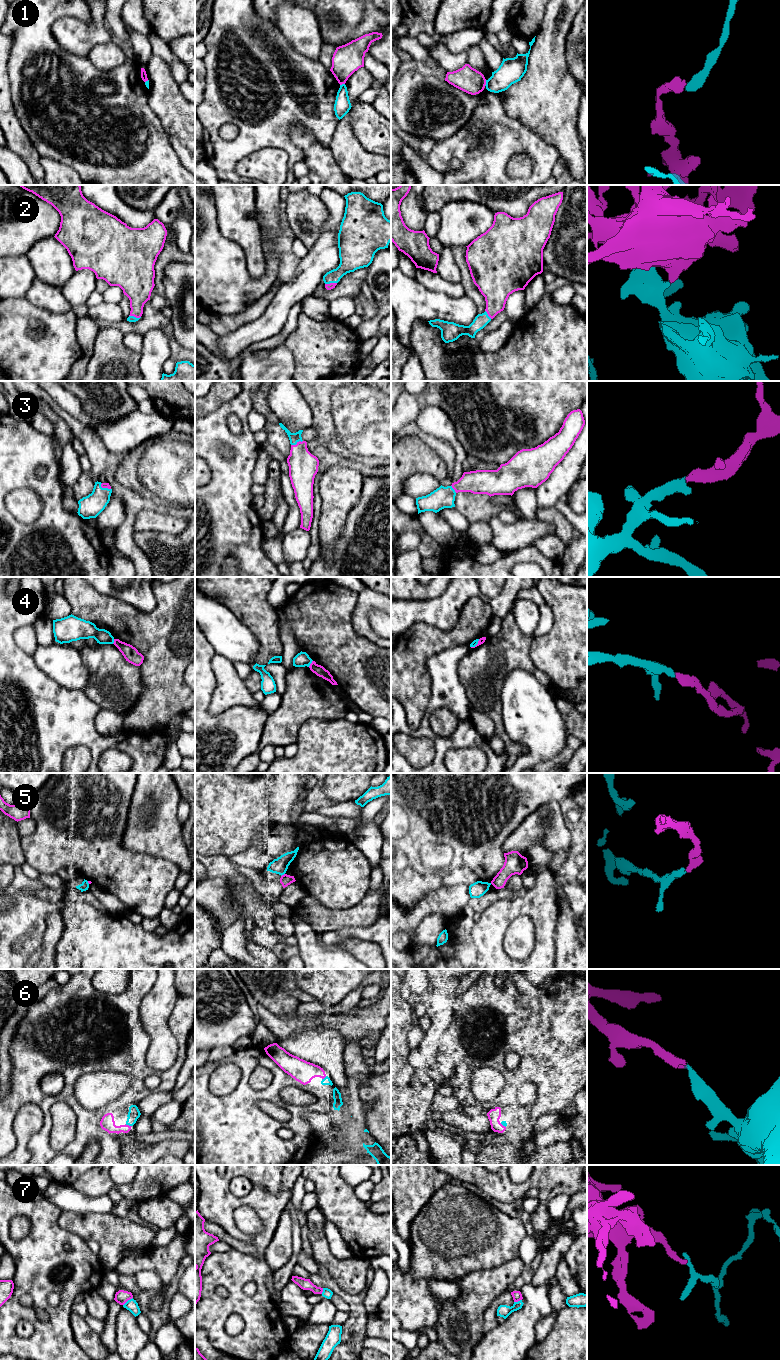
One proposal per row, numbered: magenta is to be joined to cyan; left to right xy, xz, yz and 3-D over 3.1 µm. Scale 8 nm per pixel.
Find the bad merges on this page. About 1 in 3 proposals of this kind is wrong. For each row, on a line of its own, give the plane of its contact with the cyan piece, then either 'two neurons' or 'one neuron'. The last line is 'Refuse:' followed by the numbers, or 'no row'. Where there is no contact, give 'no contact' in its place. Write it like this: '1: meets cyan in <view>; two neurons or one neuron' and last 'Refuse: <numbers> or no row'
1: meets cyan in yz; two neurons
2: meets cyan in xz; one neuron
3: meets cyan in xz; one neuron
4: meets cyan in xz; two neurons
5: meets cyan in xz; two neurons
6: meets cyan in xy; one neuron
7: meets cyan in xy; two neurons
Refuse: 1, 4, 5, 7

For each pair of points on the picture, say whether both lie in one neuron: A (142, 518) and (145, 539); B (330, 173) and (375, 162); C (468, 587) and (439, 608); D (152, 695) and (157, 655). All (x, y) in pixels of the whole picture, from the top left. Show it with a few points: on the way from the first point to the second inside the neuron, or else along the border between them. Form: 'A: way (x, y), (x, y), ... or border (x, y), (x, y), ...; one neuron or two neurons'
A: border (136, 531), (168, 532); two neurons
B: border (330, 150), (337, 165), (345, 174); two neurons
C: way (461, 590), (446, 605); one neuron
D: way (157, 685), (157, 665); one neuron

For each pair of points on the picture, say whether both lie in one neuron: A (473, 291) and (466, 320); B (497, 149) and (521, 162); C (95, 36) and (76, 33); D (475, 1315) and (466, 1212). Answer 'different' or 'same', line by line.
A: different
B: different
C: same
D: different

